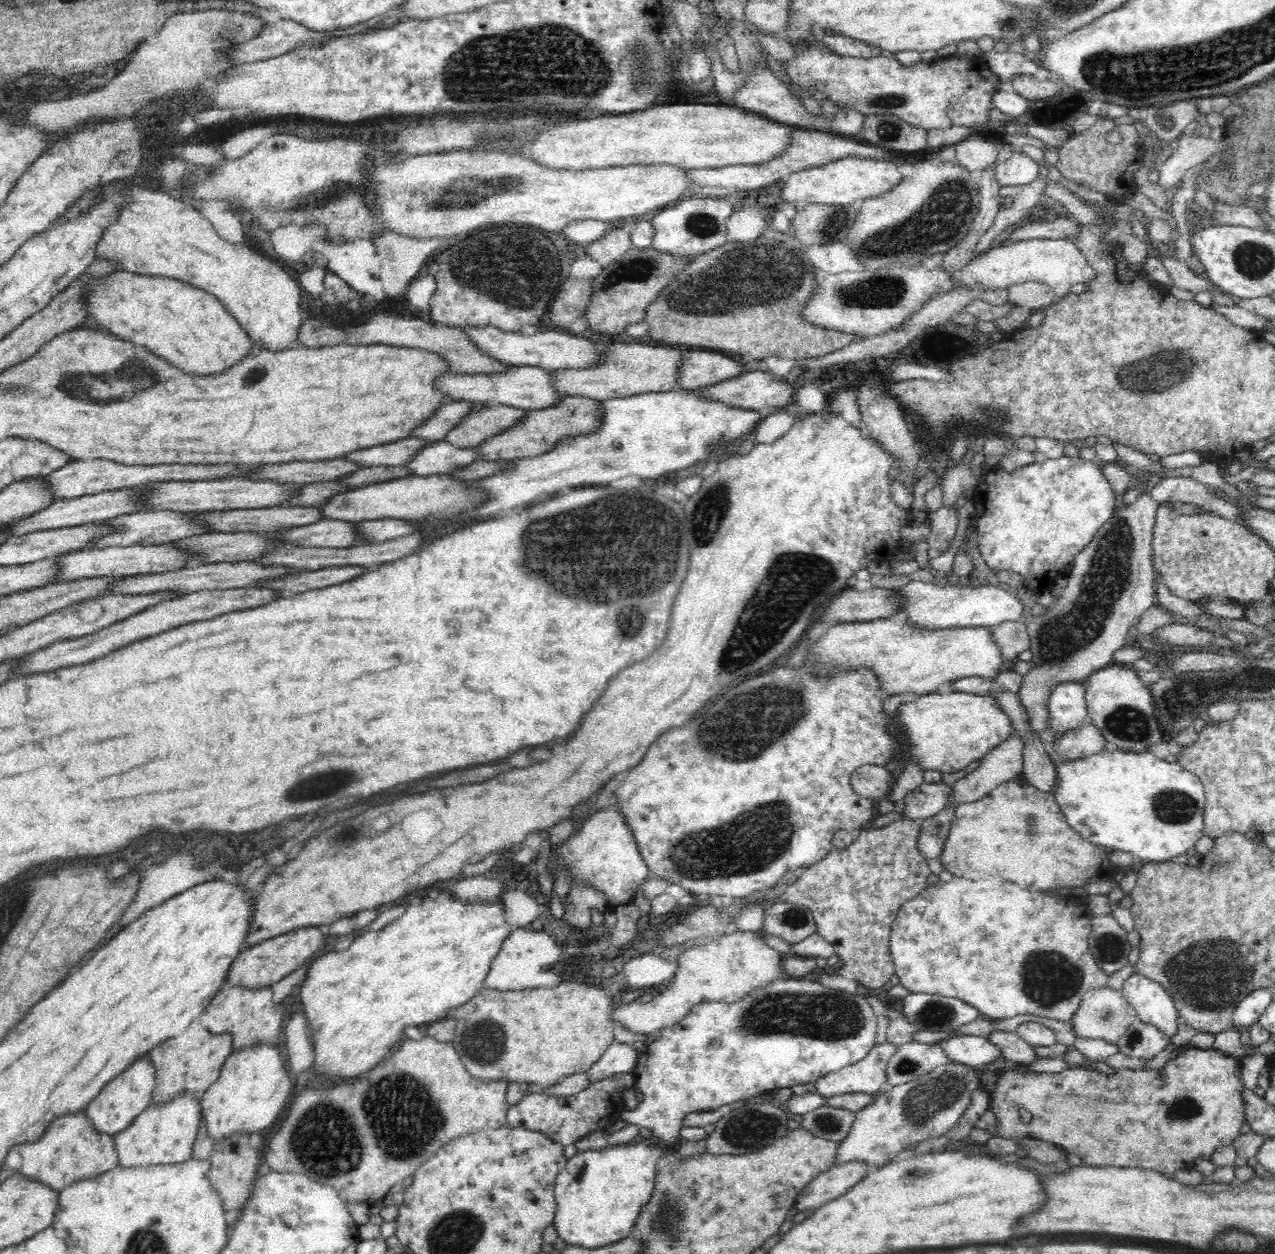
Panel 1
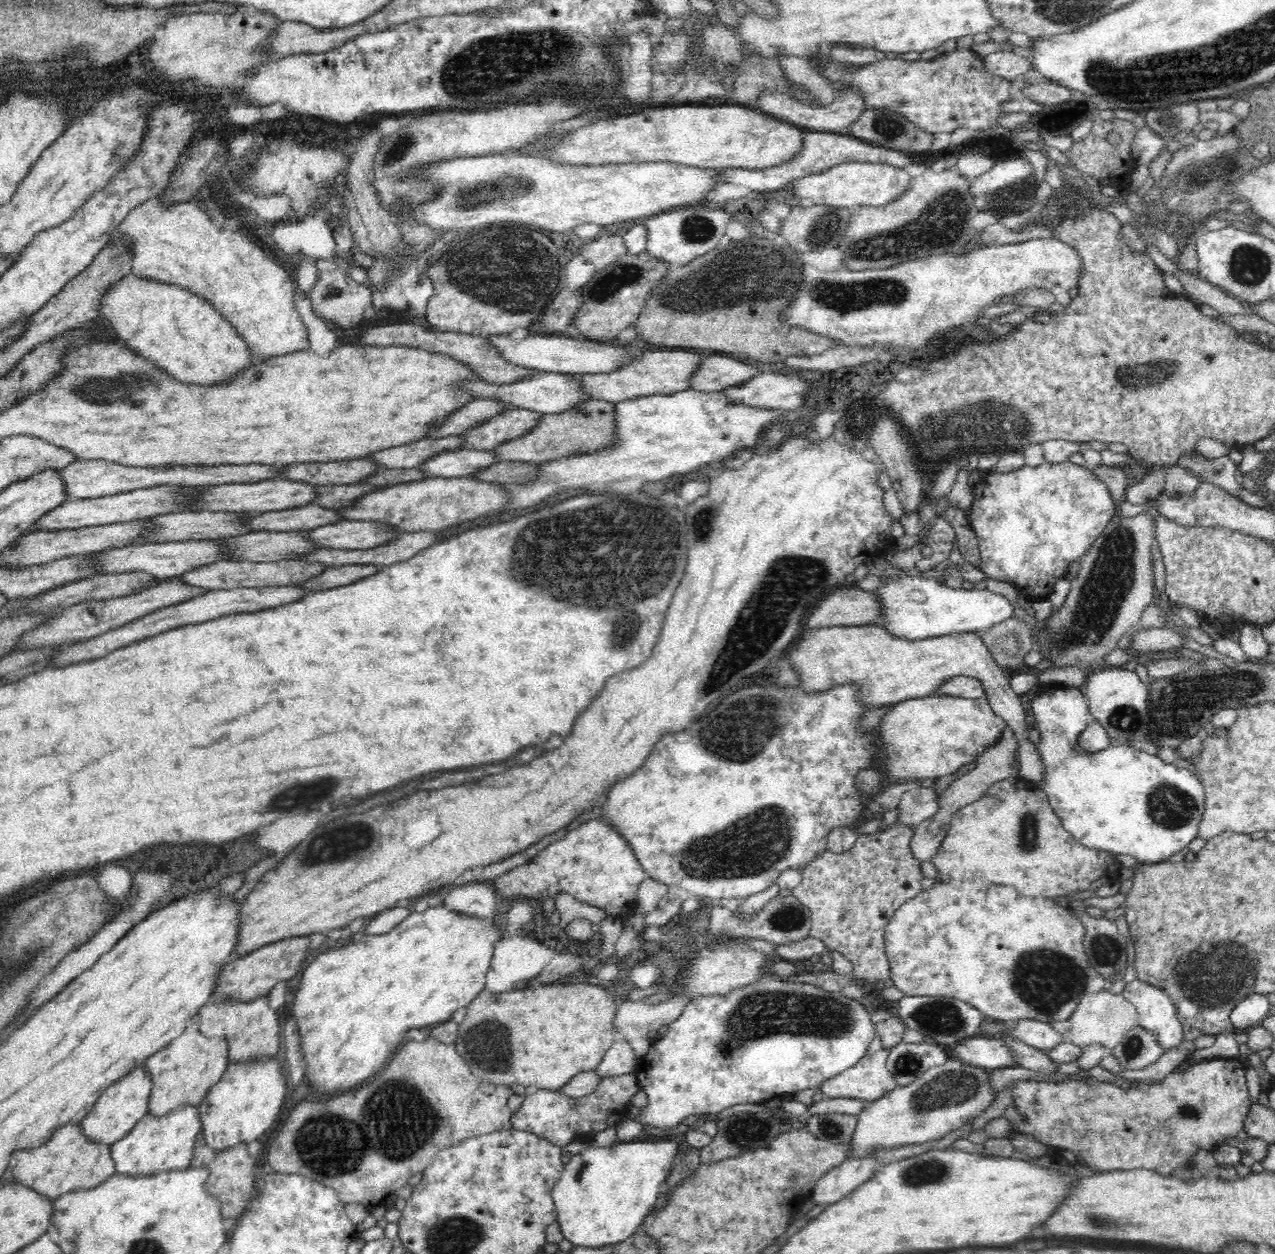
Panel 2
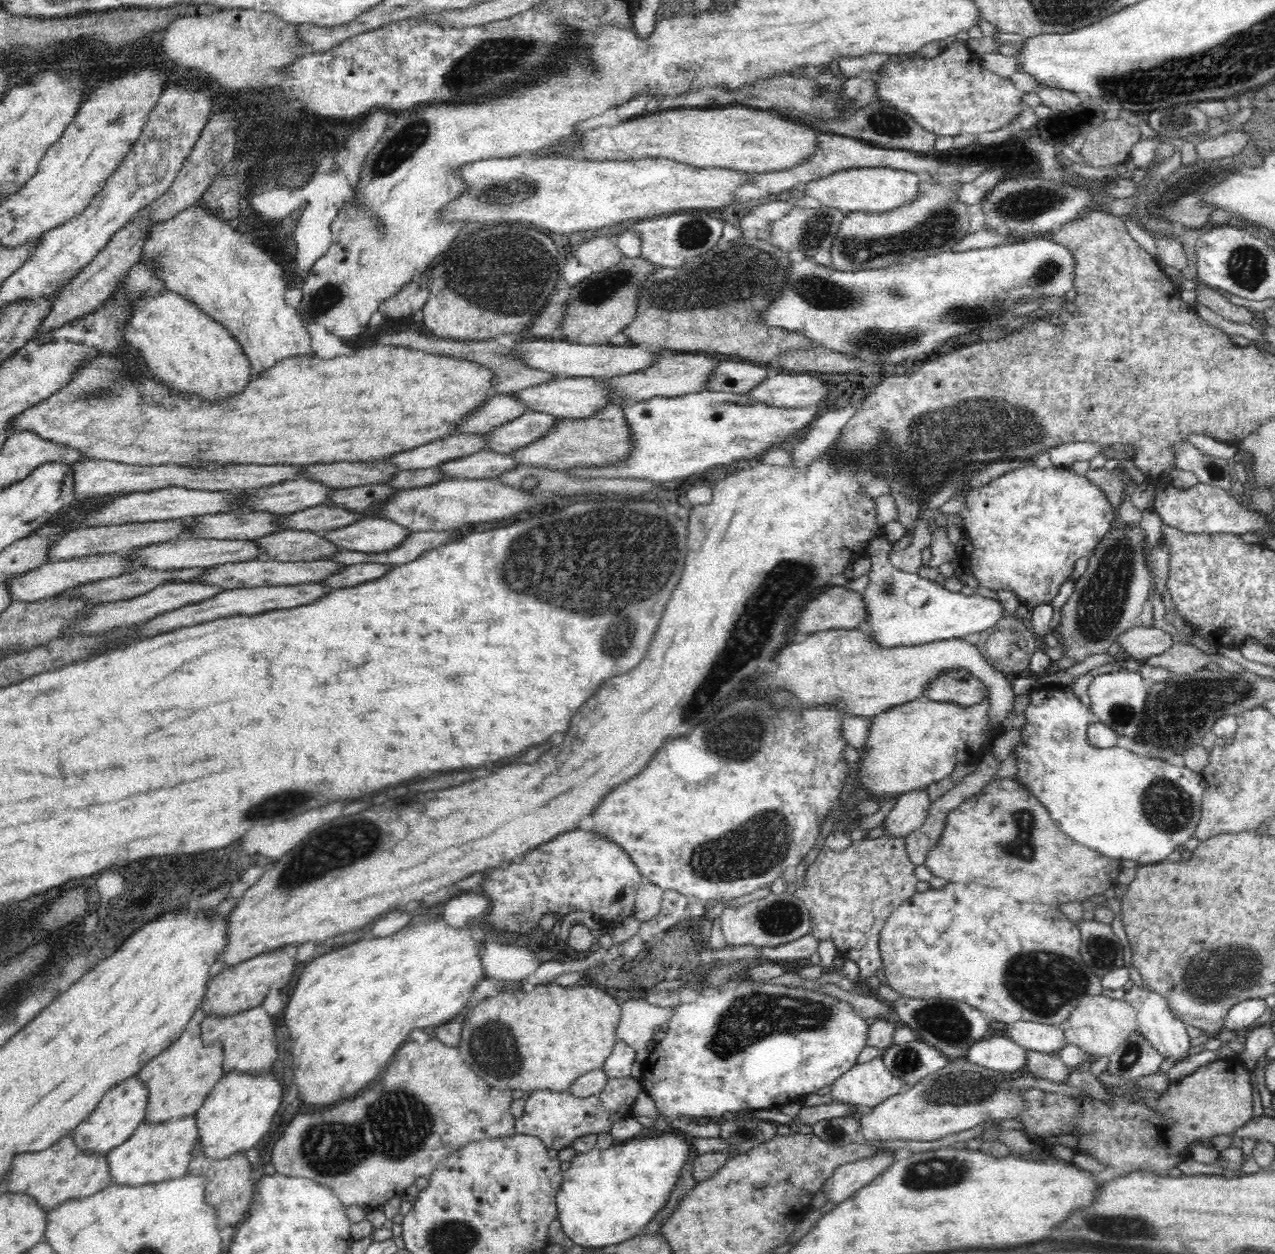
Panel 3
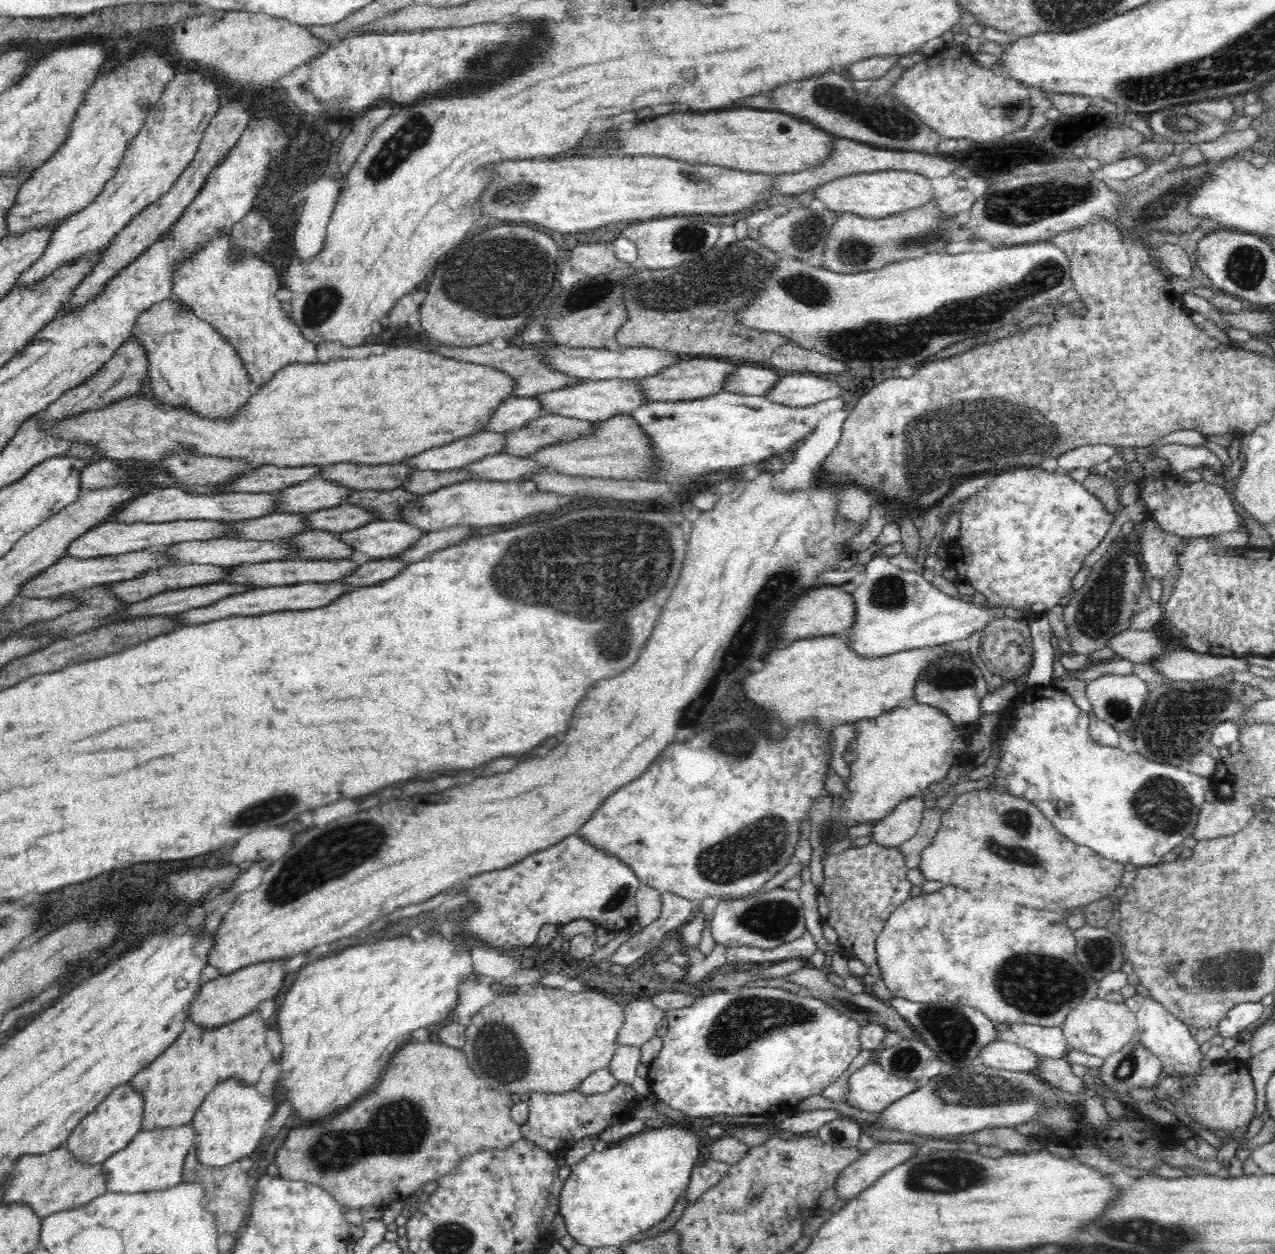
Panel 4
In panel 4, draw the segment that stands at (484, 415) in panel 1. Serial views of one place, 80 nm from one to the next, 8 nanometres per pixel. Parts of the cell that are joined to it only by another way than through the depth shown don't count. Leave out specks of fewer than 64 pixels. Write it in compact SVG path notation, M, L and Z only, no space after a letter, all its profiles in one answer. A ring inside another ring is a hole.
M544 415L526 426L505 432L502 453L528 457L542 447L558 441L583 437L595 429L595 423L560 415Z

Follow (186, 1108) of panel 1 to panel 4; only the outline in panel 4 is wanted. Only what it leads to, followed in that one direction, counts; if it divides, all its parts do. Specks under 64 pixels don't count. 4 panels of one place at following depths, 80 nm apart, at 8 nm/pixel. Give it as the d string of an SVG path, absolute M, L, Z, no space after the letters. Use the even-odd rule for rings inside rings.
M192 1122L166 1130L140 1130L139 1134L122 1151L115 1152L106 1162L102 1163L101 1176L105 1180L106 1191L114 1195L140 1195L151 1192L162 1192L179 1186L183 1183L181 1178L182 1168L186 1156L192 1151L193 1140Z

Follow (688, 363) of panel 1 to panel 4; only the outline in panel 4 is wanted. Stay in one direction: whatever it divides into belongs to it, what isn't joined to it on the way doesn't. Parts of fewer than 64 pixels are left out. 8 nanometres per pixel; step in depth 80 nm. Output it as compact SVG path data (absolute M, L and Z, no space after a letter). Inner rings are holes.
M741 365L738 372L726 382L726 390L732 394L766 396L778 384L776 370L768 370L758 366Z

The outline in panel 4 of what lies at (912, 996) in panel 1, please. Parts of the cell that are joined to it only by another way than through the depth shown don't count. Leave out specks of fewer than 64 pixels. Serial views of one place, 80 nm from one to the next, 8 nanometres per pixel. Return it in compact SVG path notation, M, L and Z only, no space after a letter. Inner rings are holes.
M894 997L888 1001L900 1016L903 1016L915 1029L920 1040L938 1054L942 1062L950 1063L954 1068L962 1068L978 1062L978 1053L983 1046L997 1039L994 1027L996 1022L989 1019L982 1011L960 1003L913 1003L905 998Z

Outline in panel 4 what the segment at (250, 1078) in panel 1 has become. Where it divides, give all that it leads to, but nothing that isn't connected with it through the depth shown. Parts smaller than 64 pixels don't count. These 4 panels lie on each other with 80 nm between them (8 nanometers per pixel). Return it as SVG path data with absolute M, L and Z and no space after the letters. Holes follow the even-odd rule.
M237 1080L220 1082L197 1108L192 1120L194 1134L192 1151L197 1162L208 1167L224 1167L249 1157L262 1140L264 1124L272 1116L278 1101L274 1093L268 1097L255 1086L245 1086Z

